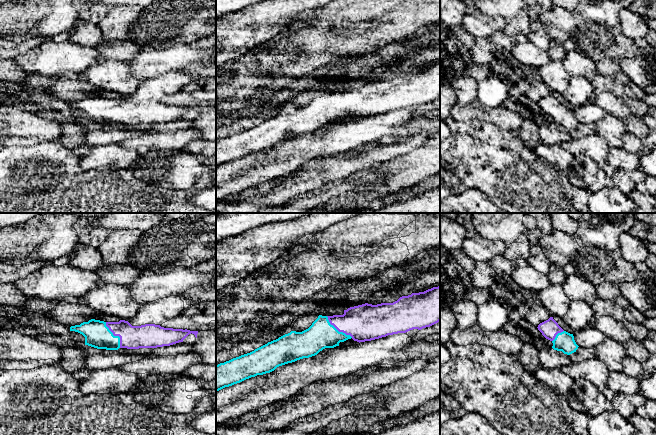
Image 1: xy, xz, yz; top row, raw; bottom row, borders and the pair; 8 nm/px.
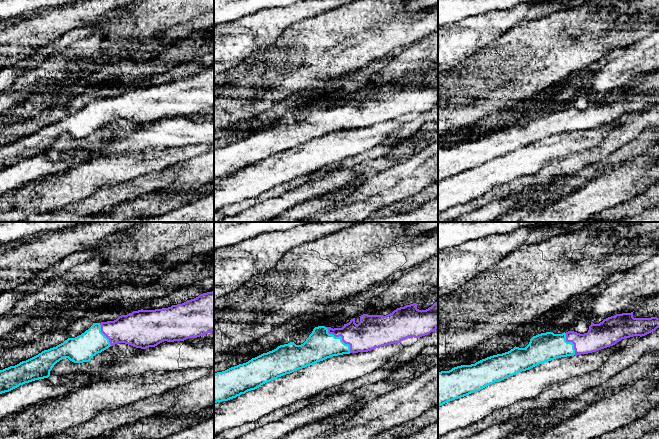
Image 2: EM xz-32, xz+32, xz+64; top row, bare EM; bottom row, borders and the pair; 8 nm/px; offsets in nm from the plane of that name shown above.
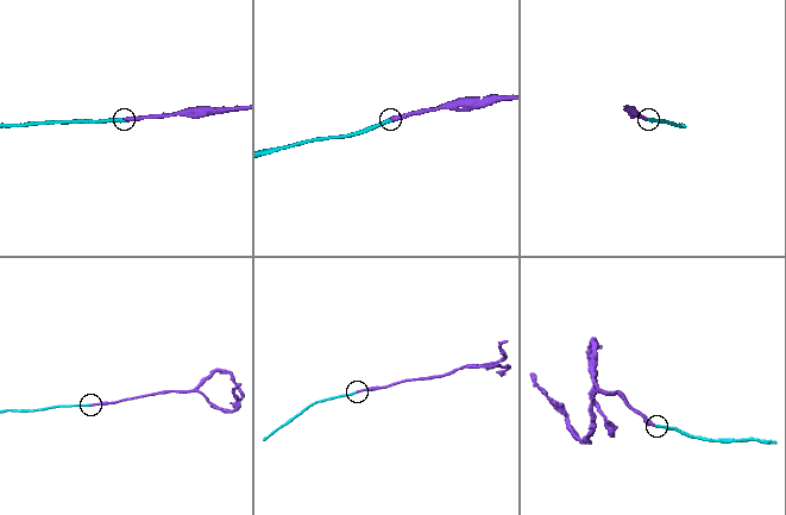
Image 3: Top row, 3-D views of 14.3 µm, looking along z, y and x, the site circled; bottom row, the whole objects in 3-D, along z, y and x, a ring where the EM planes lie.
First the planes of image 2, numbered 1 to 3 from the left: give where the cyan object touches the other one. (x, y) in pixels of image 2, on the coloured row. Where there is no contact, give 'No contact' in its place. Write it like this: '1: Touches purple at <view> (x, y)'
1: Touches purple at xz-32 (103, 333)
2: Touches purple at xz+32 (341, 336)
3: Touches purple at xz+64 (571, 341)

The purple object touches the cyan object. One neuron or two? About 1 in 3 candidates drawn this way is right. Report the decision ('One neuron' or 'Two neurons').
One neuron

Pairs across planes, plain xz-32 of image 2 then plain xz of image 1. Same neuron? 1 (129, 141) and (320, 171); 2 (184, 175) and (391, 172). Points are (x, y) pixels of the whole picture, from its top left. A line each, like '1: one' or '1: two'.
1: two
2: one

